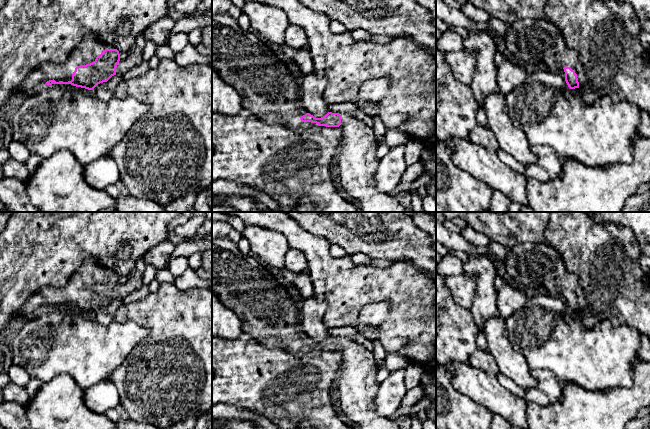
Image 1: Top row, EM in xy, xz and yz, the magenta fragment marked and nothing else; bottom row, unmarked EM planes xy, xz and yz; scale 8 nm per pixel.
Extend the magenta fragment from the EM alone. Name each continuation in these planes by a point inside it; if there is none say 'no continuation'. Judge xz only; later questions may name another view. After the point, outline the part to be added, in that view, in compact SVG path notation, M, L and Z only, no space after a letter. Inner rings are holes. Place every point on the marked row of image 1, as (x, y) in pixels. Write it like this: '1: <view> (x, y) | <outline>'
1: xz (268, 89) | M229 13L212 15L212 66L221 78L234 87L242 96L243 108L260 119L272 124L283 124L292 130L309 129L316 123L302 122L300 117L308 113L301 97L301 79L292 75L280 57L268 45L260 41L249 30L243 30Z
2: xz (356, 162) | M347 114L341 116L340 127L342 136L337 148L336 172L346 192L359 201L361 212L413 212L402 206L391 194L377 189L375 174L379 164L378 144L375 141L373 129Z

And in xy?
1: xy (90, 47) | M94 35L85 36L78 47L74 49L67 59L59 64L44 63L39 68L31 71L25 77L18 91L29 94L49 80L68 82L77 66L90 64L95 61L105 49L114 49L103 44Z
2: xy (133, 58) | M143 34L137 36L134 46L127 52L126 57L119 61L116 75L122 76L126 71L138 66L143 61L142 54L146 41Z

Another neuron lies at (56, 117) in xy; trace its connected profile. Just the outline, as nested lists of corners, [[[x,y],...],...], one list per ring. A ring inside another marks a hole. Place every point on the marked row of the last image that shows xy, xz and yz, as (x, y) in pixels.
[[[71,84],[42,85],[27,94],[15,111],[11,120],[12,141],[23,144],[31,154],[43,159],[61,150],[68,151],[86,166],[106,156],[148,110],[147,104],[130,96],[113,96],[104,102],[89,94],[88,89]]]

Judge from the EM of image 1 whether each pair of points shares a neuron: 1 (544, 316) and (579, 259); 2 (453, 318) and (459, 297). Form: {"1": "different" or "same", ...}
{"1": "different", "2": "different"}

